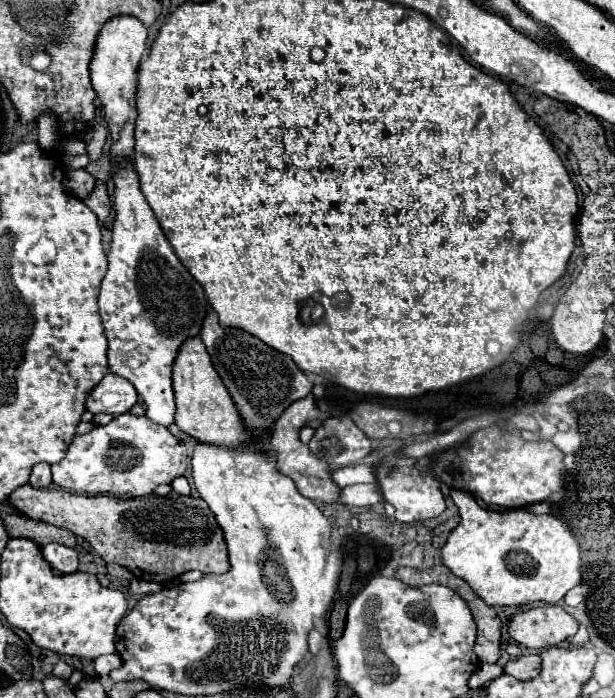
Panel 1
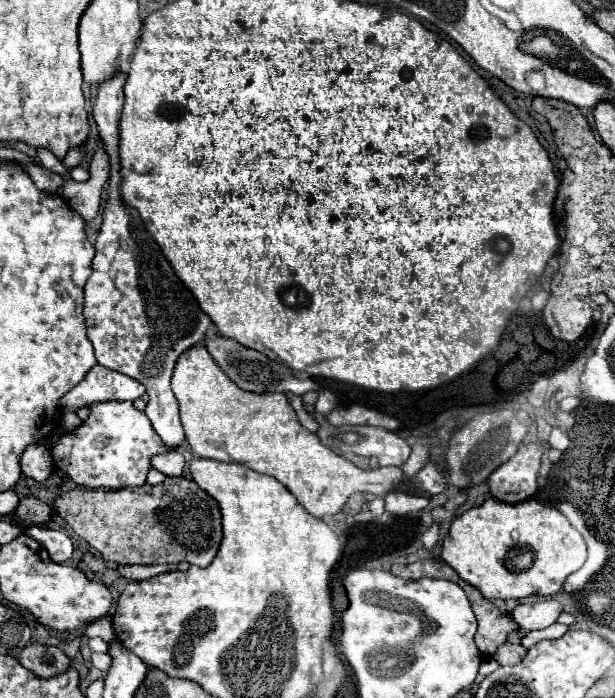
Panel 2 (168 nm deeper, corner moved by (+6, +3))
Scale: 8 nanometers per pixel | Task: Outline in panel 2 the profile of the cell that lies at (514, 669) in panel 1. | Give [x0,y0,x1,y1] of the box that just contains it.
[492,642,526,666]

